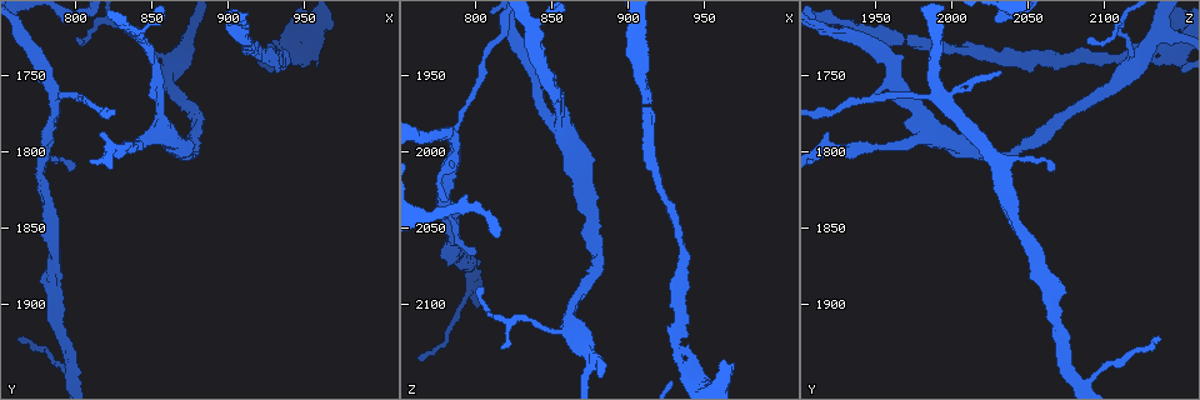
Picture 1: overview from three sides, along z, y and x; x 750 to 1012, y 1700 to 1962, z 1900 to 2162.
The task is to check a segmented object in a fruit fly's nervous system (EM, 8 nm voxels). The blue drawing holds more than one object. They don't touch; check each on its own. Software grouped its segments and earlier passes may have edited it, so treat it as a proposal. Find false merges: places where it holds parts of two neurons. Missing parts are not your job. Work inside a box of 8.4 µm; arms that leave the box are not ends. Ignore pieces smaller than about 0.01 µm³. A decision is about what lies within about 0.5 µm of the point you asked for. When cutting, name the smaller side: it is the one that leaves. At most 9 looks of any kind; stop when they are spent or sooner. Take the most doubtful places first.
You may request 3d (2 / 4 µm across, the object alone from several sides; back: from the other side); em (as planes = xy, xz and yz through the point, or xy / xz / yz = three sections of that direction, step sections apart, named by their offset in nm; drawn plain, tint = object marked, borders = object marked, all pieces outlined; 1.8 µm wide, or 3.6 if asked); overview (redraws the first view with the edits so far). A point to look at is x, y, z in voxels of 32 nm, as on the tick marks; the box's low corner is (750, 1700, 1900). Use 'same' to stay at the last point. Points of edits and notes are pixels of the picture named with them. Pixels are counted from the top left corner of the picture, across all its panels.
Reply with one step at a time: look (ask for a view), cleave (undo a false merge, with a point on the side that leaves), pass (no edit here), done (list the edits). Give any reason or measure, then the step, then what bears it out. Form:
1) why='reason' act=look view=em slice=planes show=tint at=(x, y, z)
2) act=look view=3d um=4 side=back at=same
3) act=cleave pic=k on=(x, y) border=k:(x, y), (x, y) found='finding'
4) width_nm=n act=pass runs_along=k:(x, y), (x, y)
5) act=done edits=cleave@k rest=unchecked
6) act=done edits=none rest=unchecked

why='thick turns thin' act=look view=3d um=2 at=(944, 1736, 2146)

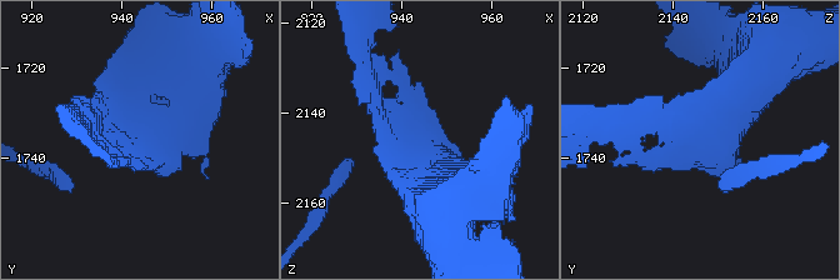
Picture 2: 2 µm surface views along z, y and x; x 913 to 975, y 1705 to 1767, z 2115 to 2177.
why='need the tissue' act=look view=em slice=planes show=tint at=(942, 1735, 2146)

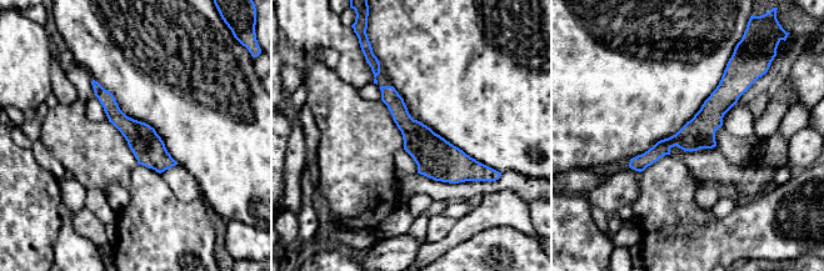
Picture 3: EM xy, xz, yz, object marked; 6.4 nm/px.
width_nm=200 act=pass found='continuous, no second neuron'

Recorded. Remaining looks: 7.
why='abrupt turn' act=look view=em slice=planes show=plain at=(796, 1948, 2078)

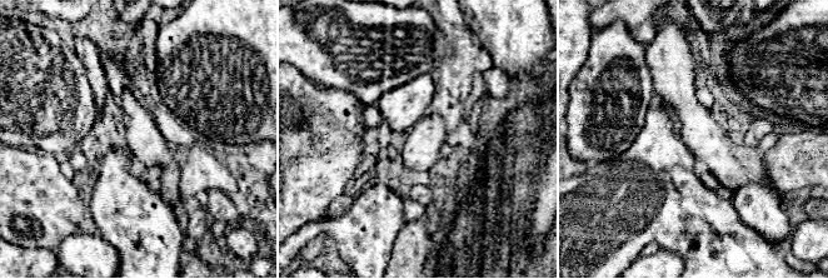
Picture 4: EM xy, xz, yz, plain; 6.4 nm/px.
act=look view=em slice=planes show=tint at=same

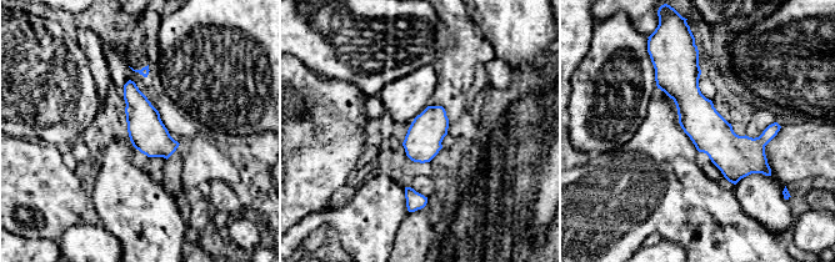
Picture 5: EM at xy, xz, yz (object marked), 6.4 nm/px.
act=pass runs_along=5:(694, 55), (689, 101), (763, 170) found='one neuron here'

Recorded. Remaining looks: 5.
why='arms part here' act=look view=em slice=planes show=tint at=(858, 1788, 1986)

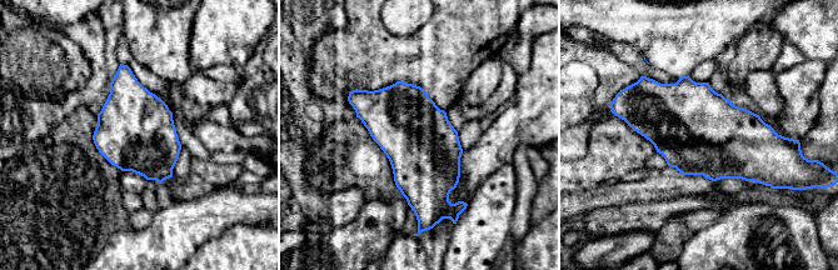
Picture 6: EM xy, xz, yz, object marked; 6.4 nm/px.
act=pass found='one neuron here'

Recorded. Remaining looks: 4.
why='branch point' act=look view=3d um=4 at=(862, 1740, 2118)

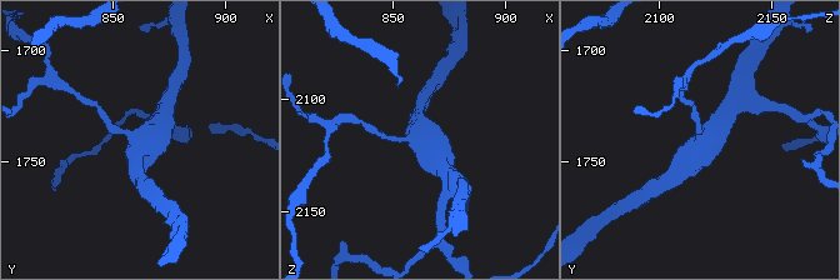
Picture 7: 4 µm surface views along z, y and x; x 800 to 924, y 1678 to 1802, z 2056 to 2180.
arms=3 why='shape alone is not enough' act=look view=em slice=planes show=tint at=(861, 1741, 2119)

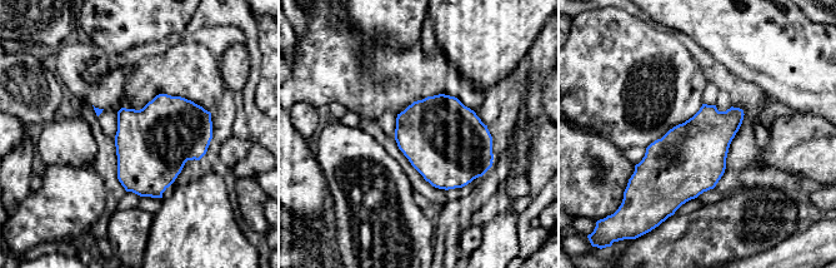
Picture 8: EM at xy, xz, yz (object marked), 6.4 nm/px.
act=pass found='one neuron here'

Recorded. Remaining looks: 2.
act=done edits=none rest=unchecked

